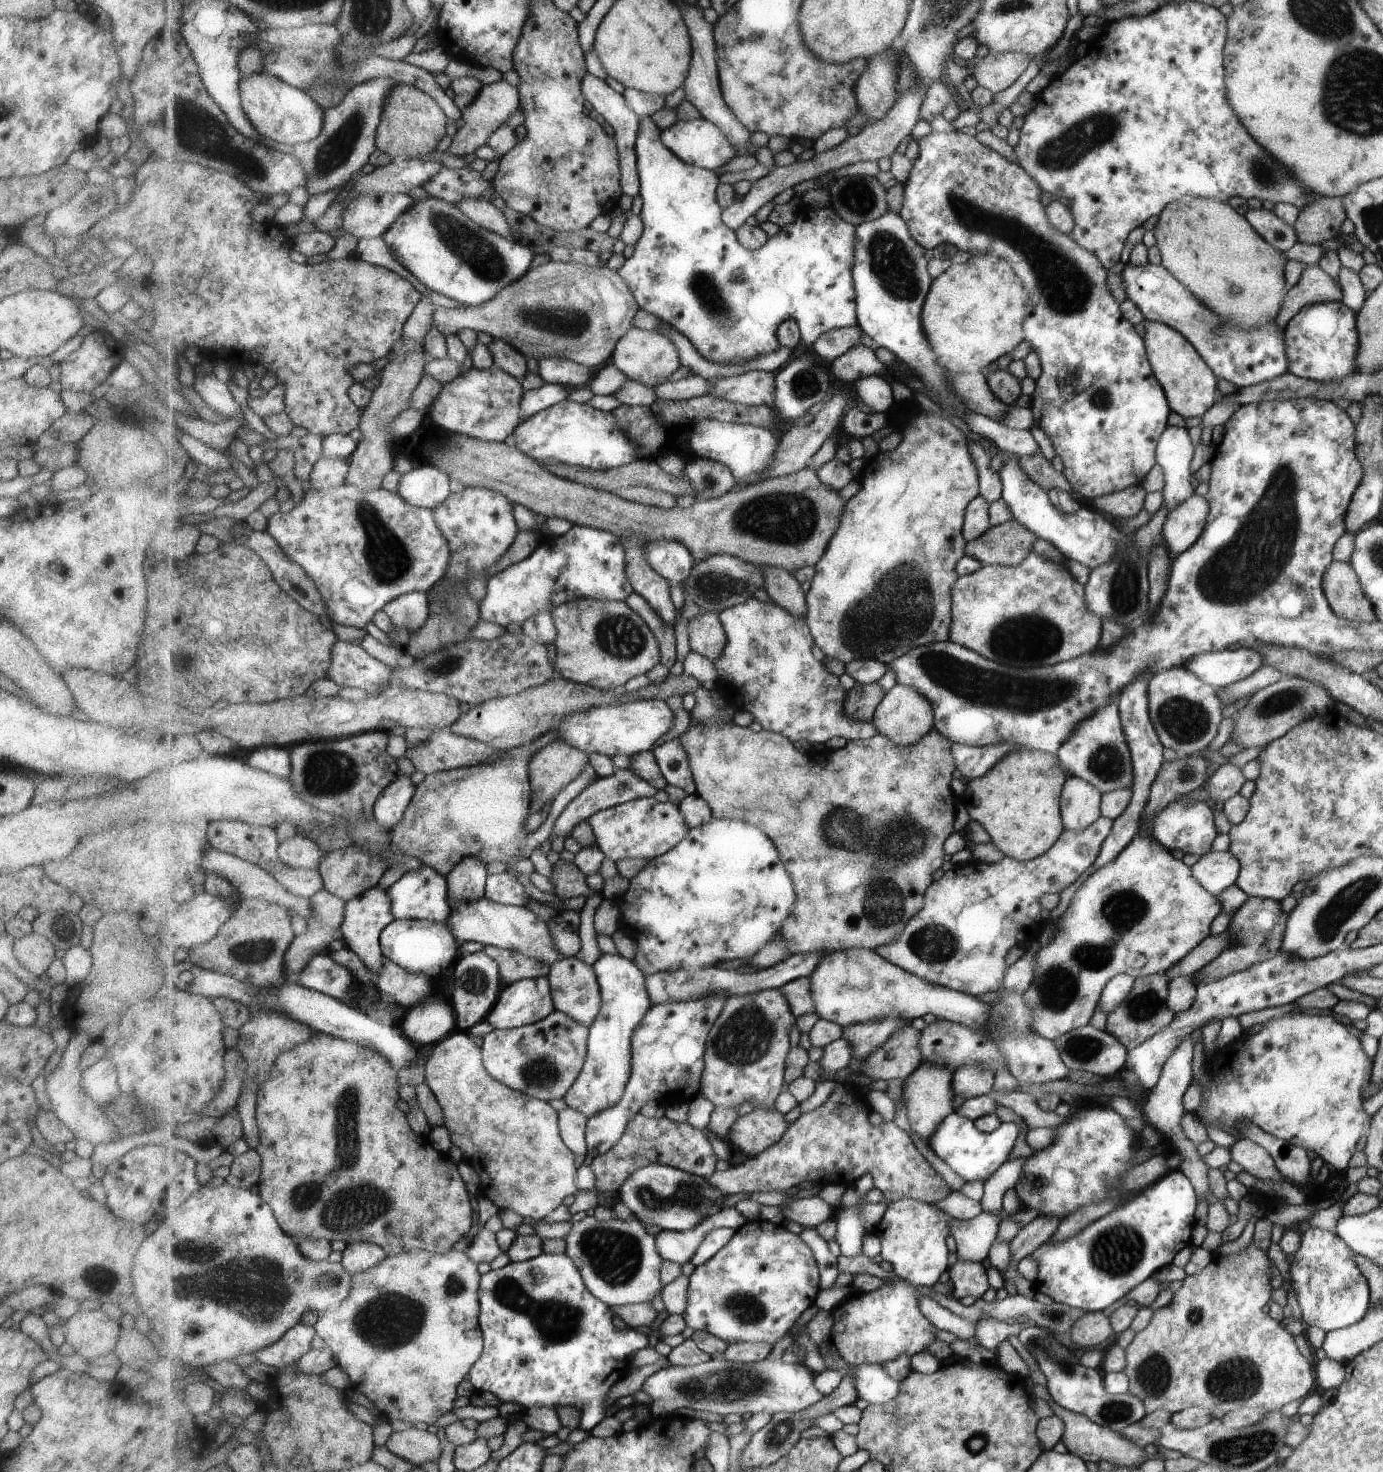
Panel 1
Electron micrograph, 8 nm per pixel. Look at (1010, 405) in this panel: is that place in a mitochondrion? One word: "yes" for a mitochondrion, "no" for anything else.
no

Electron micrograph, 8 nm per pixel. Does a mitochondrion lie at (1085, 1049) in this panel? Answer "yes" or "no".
yes

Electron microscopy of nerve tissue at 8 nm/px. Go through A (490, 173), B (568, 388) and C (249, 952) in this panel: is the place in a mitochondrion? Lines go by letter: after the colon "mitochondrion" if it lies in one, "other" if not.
A: other
B: other
C: mitochondrion

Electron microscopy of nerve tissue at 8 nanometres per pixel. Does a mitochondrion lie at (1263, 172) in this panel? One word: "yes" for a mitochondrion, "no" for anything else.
yes

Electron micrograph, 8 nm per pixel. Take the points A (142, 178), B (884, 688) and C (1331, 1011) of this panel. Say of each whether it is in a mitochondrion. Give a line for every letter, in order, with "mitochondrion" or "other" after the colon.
A: other
B: other
C: other

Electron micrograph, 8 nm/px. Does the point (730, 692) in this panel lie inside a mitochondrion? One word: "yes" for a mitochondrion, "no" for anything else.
no

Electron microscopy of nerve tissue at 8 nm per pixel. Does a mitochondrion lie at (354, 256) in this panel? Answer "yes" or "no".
no

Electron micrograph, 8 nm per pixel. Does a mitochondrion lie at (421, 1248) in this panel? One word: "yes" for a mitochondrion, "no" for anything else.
no

